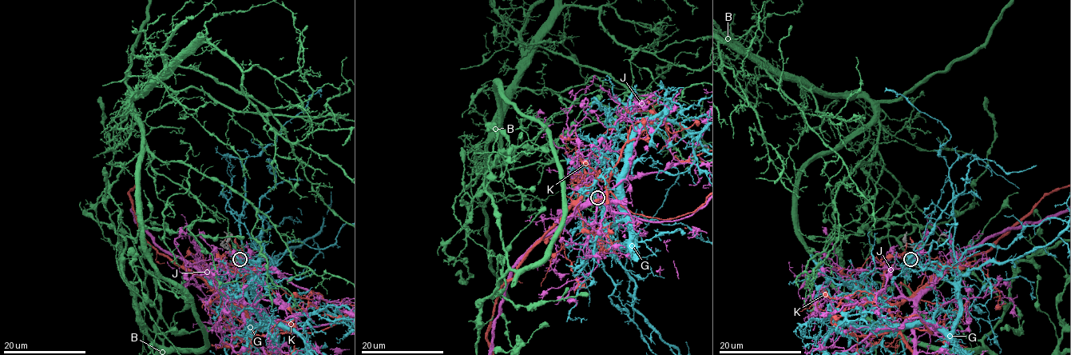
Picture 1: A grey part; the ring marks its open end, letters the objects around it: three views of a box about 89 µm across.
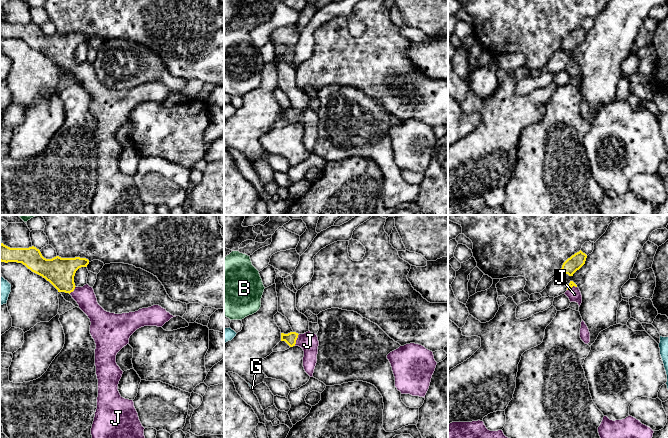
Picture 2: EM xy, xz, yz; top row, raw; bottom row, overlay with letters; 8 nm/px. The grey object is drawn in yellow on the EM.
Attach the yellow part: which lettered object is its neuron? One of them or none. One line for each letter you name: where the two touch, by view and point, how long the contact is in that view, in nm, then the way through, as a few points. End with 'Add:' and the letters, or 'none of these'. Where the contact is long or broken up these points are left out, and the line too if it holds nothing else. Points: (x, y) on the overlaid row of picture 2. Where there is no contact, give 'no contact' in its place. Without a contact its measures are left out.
J: meets yellow in xz at (296, 339); contact 100 nm long; runs through xz (290, 338), (296, 339), (308, 341)
Add: J

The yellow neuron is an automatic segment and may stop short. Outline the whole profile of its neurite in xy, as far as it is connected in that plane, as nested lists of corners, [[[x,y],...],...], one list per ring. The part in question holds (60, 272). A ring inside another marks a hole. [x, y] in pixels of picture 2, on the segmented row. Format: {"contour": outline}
{"contour": [[[1,243],[0,261],[22,263],[49,281],[58,292],[69,293],[90,319],[90,334],[96,344],[95,366],[98,379],[92,438],[145,438],[145,428],[139,420],[133,400],[123,398],[118,391],[123,371],[116,363],[116,355],[129,344],[130,336],[137,329],[144,326],[162,327],[176,316],[159,305],[122,314],[105,311],[98,304],[92,287],[88,284],[75,286],[76,271],[89,264],[86,258],[56,256],[46,259],[34,246],[10,248]]]}

